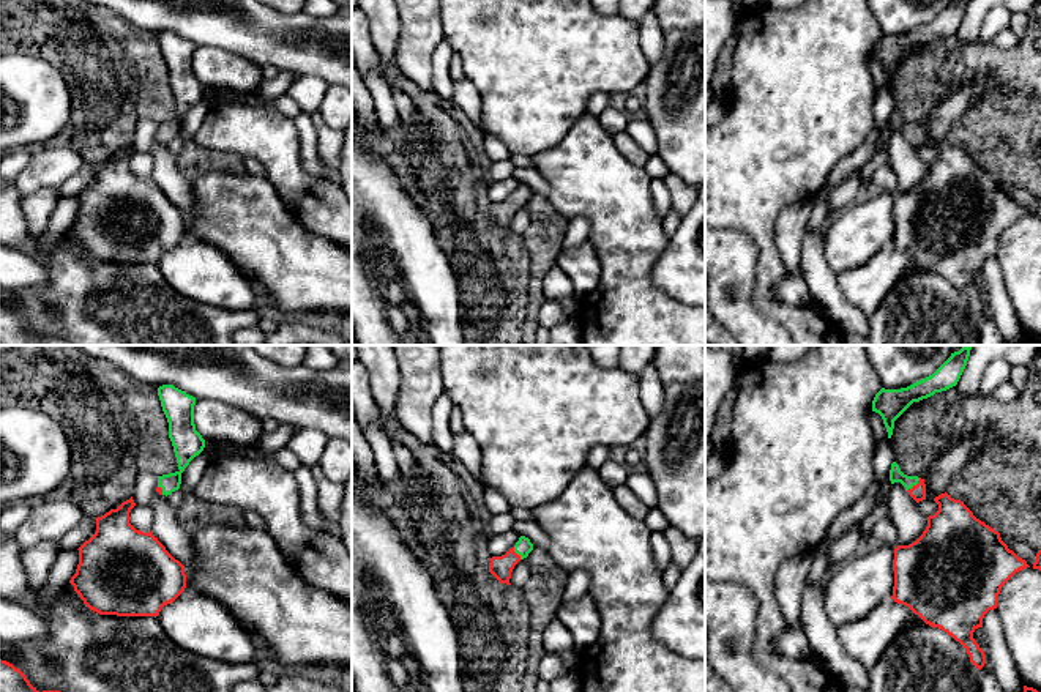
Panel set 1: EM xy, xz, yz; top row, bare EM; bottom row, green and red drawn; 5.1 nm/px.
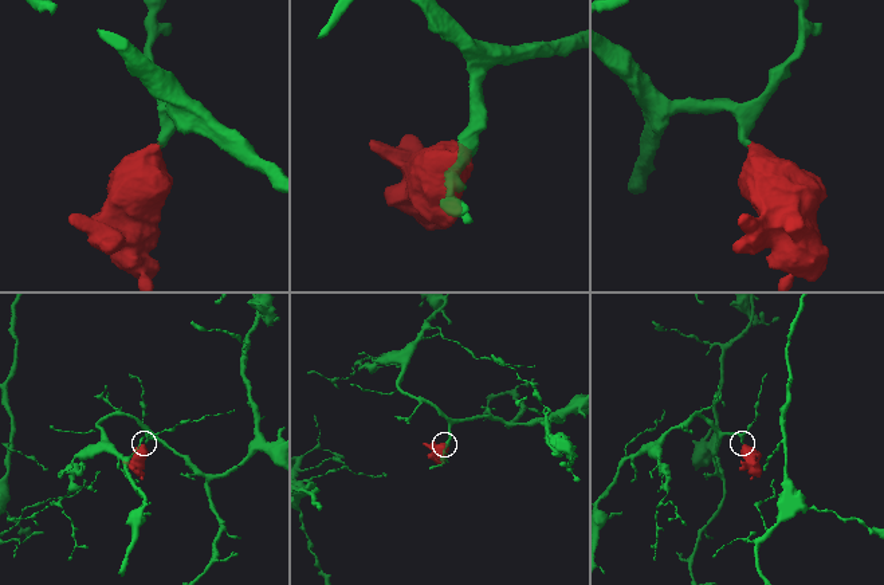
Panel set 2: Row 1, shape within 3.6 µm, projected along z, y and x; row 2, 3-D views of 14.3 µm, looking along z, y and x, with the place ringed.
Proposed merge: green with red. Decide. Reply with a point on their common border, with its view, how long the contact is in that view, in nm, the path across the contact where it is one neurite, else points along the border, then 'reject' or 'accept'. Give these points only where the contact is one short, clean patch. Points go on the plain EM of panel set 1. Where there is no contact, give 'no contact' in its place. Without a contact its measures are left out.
contact yz (914, 131); length 100 nm; way yz (896, 122), (914, 131), (917, 139); accept

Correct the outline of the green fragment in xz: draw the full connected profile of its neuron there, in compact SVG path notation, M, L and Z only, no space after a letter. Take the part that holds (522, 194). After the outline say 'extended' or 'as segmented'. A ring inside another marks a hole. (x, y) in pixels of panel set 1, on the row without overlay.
M520 183L519 188L513 195L509 195L502 203L492 203L489 210L489 219L498 227L498 230L509 230L511 219L514 213L528 203L528 200L533 197L533 191L528 184Z; extended

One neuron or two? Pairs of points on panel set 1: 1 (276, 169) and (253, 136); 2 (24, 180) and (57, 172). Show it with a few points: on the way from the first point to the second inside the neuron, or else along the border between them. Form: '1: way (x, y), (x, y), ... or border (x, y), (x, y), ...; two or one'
1: way (276, 161), (261, 144); one
2: way (32, 178), (41, 172), (49, 172); one

